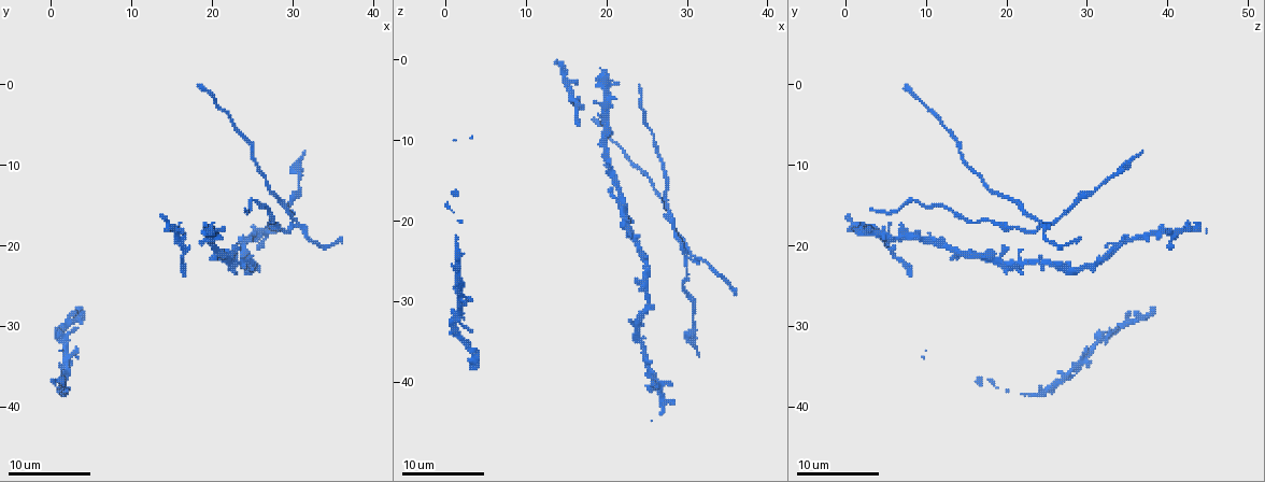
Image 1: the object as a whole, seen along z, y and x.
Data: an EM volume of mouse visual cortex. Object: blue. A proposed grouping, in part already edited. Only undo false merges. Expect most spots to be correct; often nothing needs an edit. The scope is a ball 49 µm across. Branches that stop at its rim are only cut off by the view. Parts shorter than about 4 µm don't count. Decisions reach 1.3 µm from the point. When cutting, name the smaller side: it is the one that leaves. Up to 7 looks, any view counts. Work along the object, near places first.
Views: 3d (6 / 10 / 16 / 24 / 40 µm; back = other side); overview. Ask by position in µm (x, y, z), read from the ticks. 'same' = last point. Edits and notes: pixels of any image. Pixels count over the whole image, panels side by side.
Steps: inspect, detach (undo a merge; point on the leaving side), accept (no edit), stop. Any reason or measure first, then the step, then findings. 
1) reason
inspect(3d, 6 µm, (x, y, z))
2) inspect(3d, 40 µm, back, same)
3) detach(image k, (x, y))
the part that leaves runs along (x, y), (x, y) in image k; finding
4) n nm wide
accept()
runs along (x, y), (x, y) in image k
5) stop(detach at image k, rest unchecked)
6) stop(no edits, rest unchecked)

inspect(3d, 10 µm, (19.5, 19.0, 5.5))

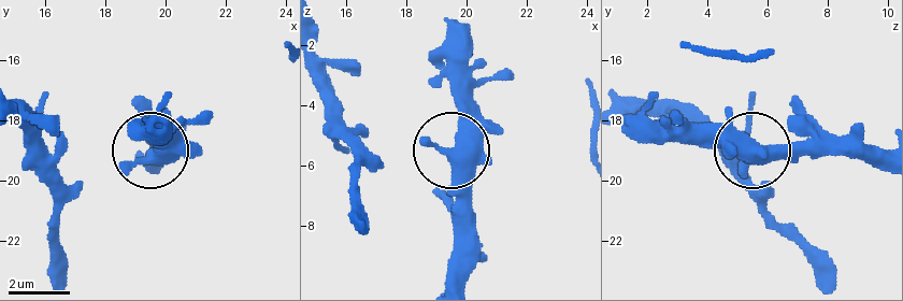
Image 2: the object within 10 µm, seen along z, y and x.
inspect(3d, 10 µm, back, (19.6, 19.3, 5.5))

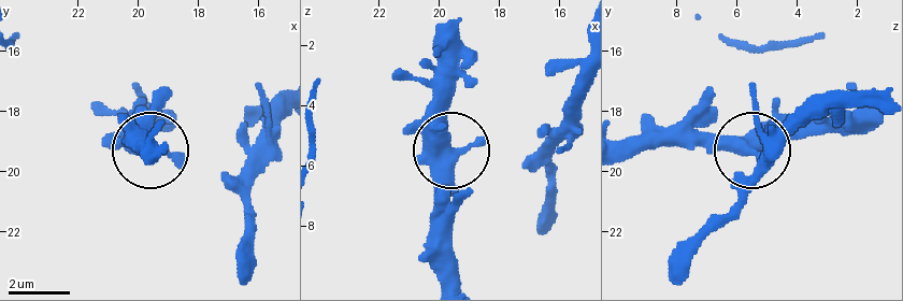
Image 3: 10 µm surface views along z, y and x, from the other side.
accept()
runs along (625, 147), (756, 147), (748, 177) in image 3; continuous, no second cell

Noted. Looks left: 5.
side arm on a straight run
inspect(3d, 6 µm, (19.5, 19.5, 10.5))

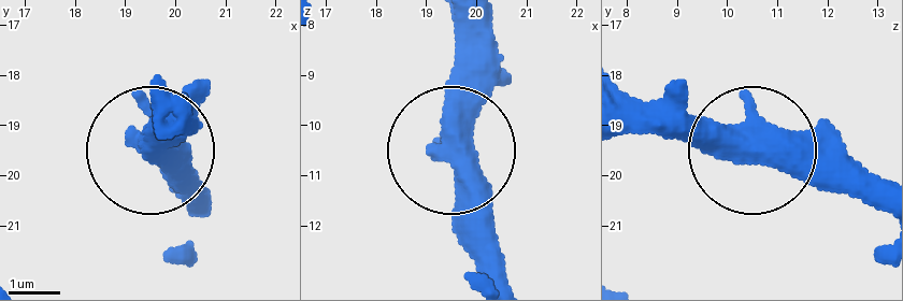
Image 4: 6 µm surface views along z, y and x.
3 arms
accept()
runs along (773, 135), (701, 147), (624, 123) in image 4; one cell here

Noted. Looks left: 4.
three-way junction
inspect(3d, 16 µm, (24.0, 20.0, 33.5))

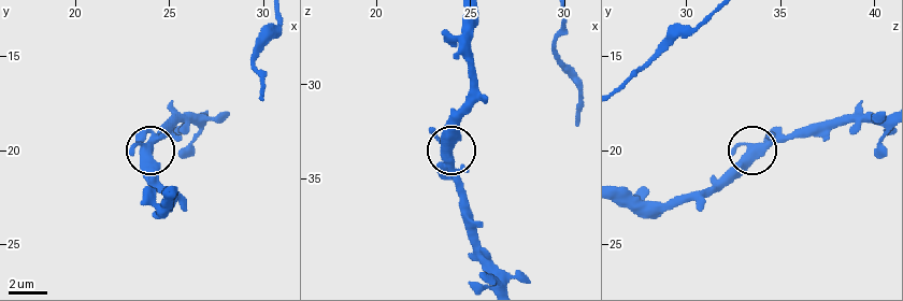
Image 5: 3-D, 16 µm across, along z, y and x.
370 nm wide
accept()
all the same cell

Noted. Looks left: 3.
stop(no edits, rest unchecked)

